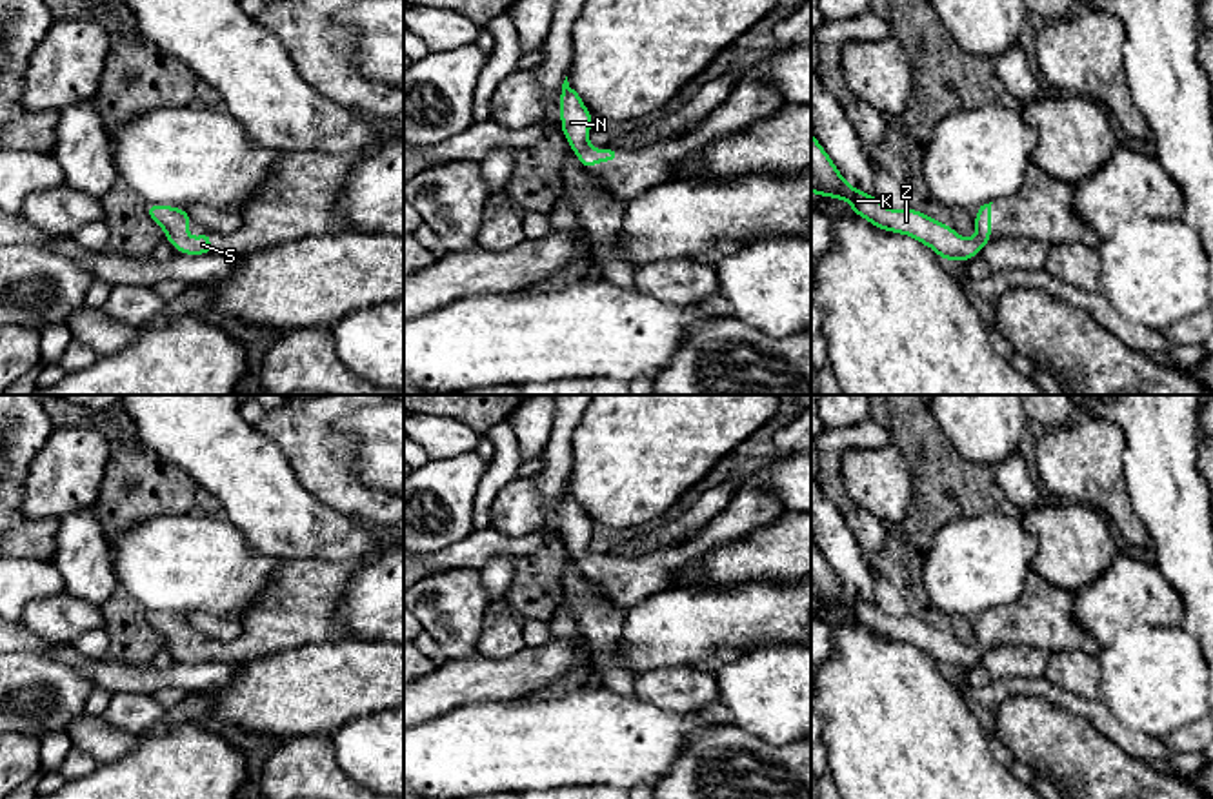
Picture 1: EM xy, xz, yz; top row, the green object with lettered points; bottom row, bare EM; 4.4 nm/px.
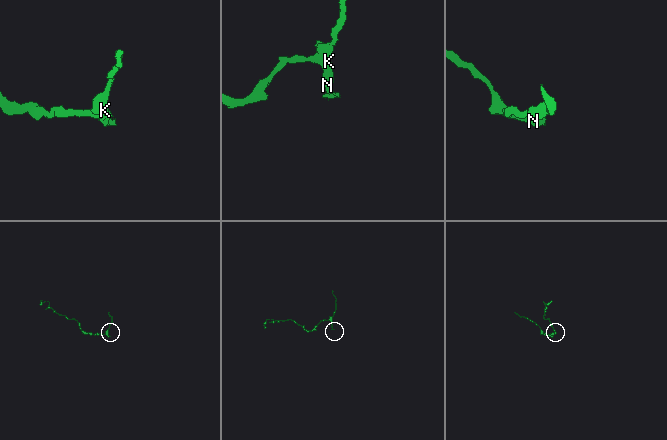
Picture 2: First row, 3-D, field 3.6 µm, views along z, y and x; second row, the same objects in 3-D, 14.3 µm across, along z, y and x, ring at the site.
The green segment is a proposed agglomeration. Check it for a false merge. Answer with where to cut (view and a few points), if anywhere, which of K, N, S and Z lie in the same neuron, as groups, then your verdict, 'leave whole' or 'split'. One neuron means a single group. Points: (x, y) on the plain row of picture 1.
no cut | K N S Z | leave whole

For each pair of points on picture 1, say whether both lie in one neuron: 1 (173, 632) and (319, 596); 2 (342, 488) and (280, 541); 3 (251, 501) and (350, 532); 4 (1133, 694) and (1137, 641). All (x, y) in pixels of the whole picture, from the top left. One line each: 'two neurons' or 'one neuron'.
1: one neuron
2: two neurons
3: one neuron
4: one neuron

